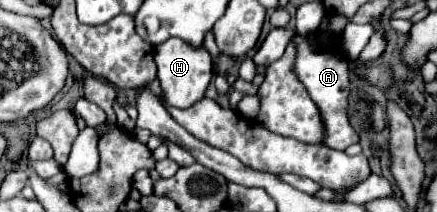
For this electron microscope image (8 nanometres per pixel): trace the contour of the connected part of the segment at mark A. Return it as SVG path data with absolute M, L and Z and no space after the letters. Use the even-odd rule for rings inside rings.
M295 35L297 41L297 65L295 73L299 75L299 81L307 87L311 99L315 101L321 111L325 129L327 129L327 139L325 145L331 149L347 149L349 145L359 141L357 131L349 125L349 117L346 113L349 105L349 63L341 55L331 55L331 53L313 53L307 45L307 39L301 35Z

